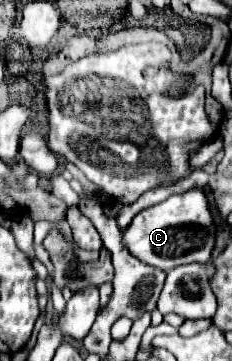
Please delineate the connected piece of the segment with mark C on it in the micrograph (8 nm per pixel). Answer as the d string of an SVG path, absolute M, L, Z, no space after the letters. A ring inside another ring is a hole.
M203 190L173 194L167 200L141 210L127 228L123 228L125 246L141 262L163 268L165 272L191 262L209 262L215 244L215 226Z

